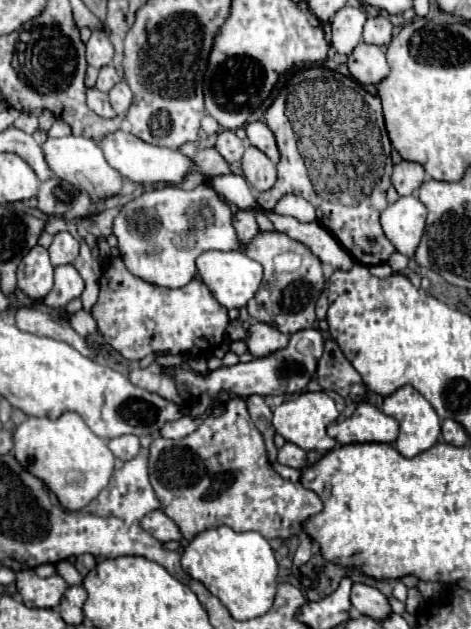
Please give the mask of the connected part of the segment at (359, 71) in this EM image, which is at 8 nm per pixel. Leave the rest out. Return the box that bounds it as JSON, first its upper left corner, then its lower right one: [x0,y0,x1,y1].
[349,41,389,85]

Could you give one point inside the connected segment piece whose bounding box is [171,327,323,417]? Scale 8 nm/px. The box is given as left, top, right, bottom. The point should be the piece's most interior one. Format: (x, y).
(288, 371)

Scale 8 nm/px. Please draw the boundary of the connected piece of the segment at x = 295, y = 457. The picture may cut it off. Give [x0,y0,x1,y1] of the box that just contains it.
[277,443,307,469]

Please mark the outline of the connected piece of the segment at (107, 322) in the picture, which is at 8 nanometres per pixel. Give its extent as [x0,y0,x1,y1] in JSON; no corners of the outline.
[91,249,229,363]

